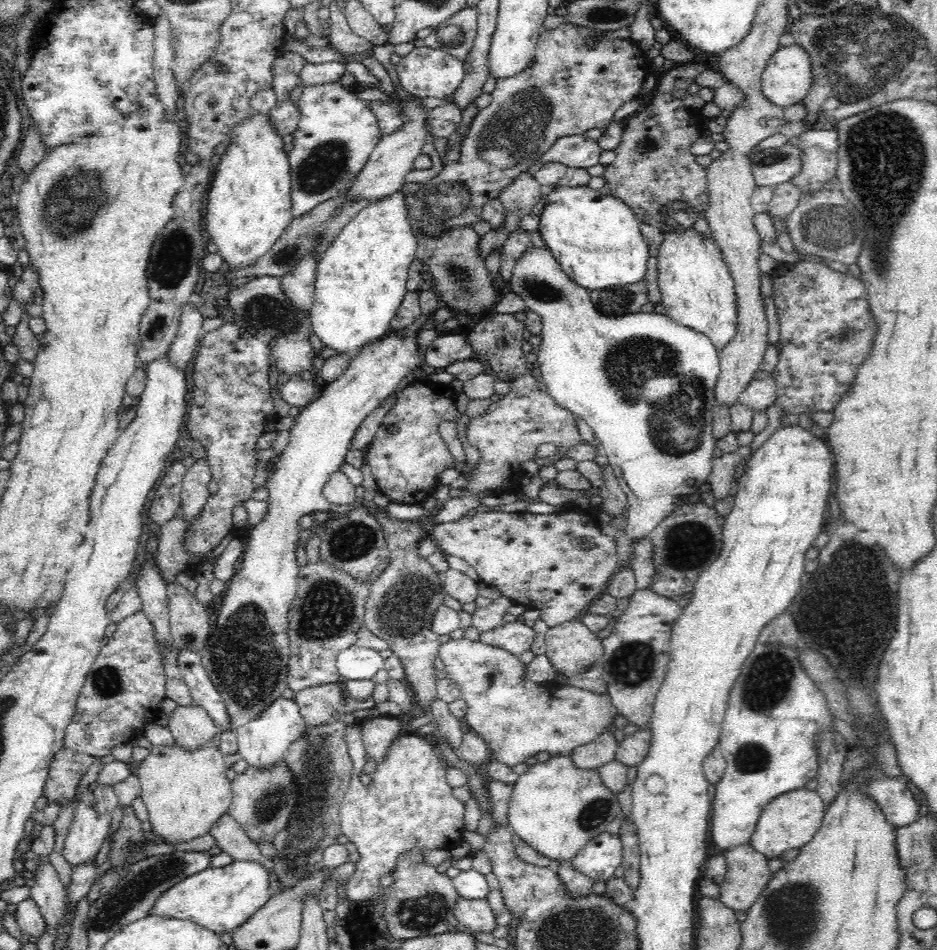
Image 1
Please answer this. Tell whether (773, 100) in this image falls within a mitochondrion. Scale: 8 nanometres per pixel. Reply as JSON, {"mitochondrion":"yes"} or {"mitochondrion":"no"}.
{"mitochondrion":"no"}

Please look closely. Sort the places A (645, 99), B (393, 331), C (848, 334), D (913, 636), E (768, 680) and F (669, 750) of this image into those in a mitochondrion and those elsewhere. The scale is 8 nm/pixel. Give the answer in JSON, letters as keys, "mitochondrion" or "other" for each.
{"A":"other","B":"other","C":"mitochondrion","D":"other","E":"mitochondrion","F":"other"}

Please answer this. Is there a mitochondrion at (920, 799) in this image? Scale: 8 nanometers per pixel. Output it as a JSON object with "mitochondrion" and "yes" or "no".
{"mitochondrion":"no"}

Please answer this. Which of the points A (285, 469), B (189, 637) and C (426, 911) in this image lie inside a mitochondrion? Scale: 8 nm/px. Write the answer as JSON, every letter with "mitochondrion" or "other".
{"A":"other","B":"mitochondrion","C":"mitochondrion"}

